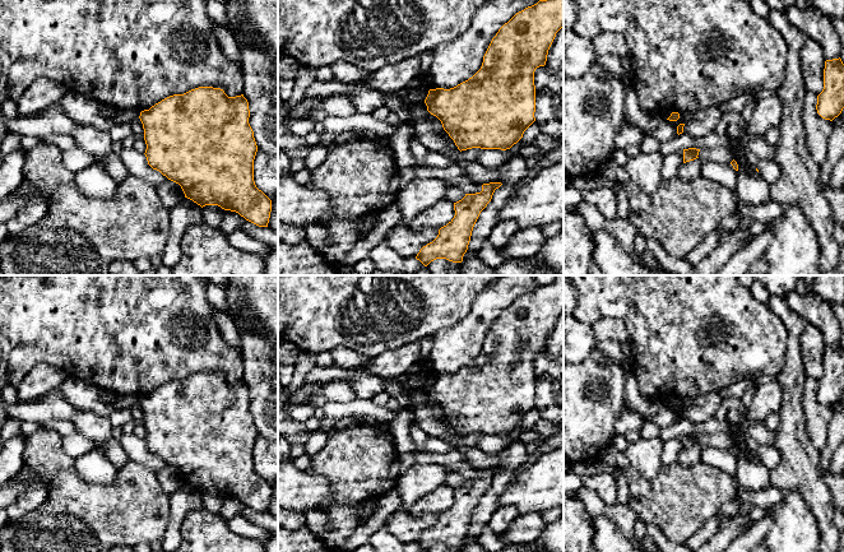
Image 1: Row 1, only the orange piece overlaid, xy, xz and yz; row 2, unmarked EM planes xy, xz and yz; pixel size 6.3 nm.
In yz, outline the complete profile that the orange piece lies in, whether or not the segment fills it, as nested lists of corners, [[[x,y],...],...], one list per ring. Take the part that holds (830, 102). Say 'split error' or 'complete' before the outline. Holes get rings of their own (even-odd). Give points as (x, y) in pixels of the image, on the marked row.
complete | [[[841,59],[825,61],[824,89],[817,96],[817,113],[833,121],[844,108],[844,64]]]

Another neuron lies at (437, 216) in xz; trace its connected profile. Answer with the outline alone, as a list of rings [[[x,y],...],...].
[[[441,199],[435,205],[419,213],[409,224],[414,231],[425,228],[440,229],[446,226],[455,215],[454,203]]]

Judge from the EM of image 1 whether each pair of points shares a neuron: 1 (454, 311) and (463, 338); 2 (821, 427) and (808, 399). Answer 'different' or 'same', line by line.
1: different
2: same

